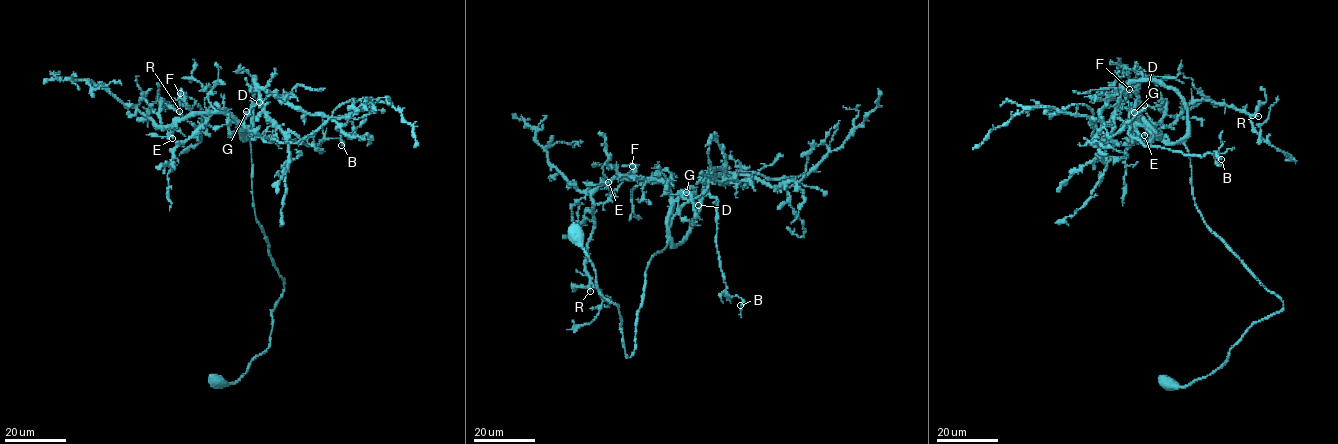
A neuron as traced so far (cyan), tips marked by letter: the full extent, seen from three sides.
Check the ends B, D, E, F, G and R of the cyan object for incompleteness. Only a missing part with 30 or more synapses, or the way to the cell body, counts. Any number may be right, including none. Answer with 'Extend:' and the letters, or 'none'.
Extend: none

